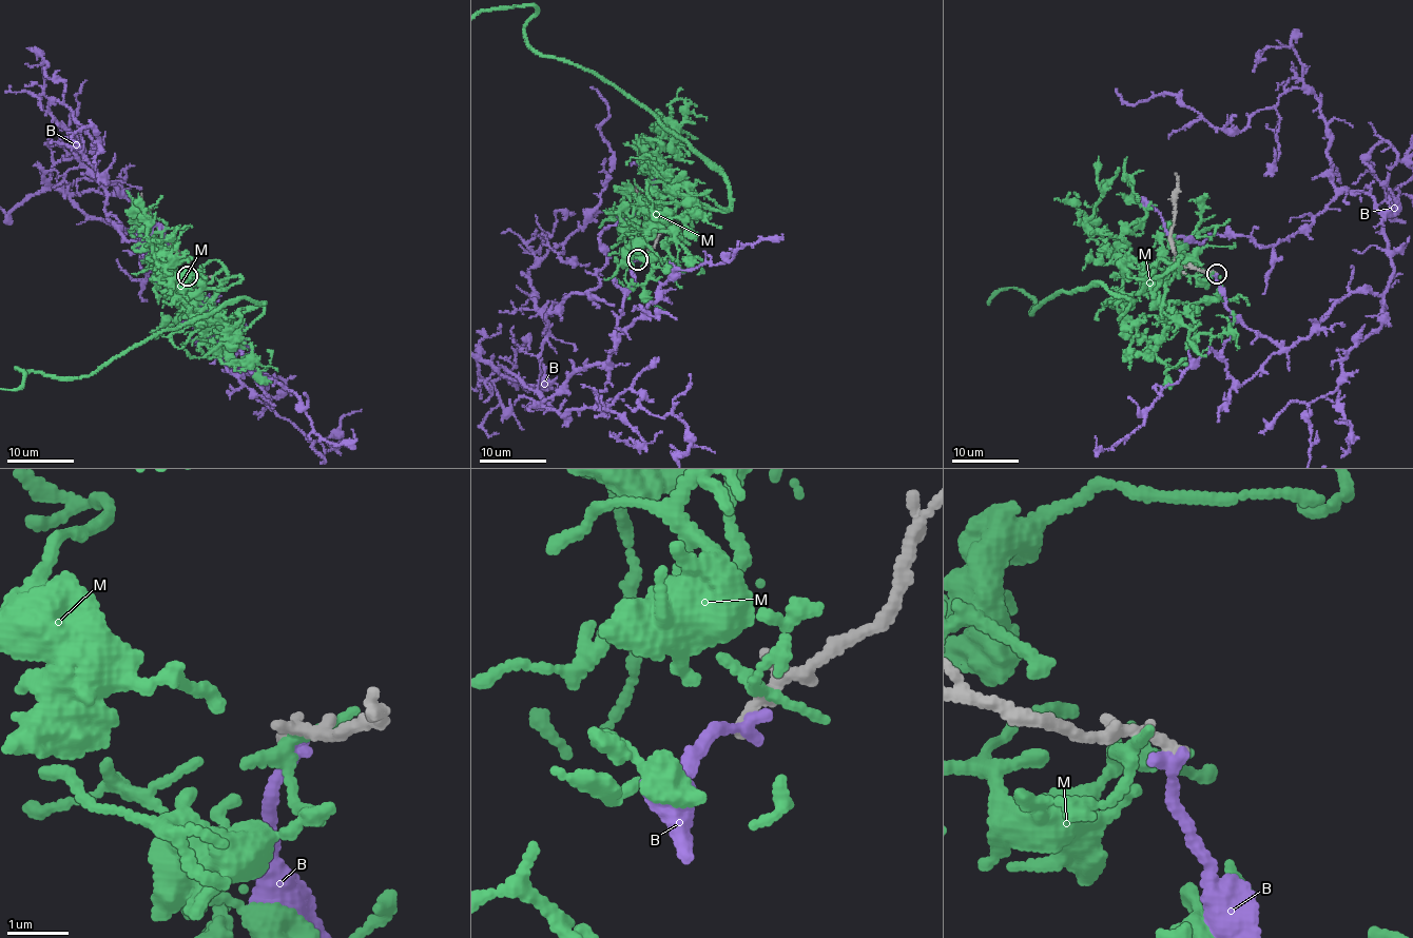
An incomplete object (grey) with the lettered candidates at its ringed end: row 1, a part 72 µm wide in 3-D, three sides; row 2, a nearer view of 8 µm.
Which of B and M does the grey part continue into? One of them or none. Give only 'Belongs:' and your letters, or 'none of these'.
Belongs: none of these

